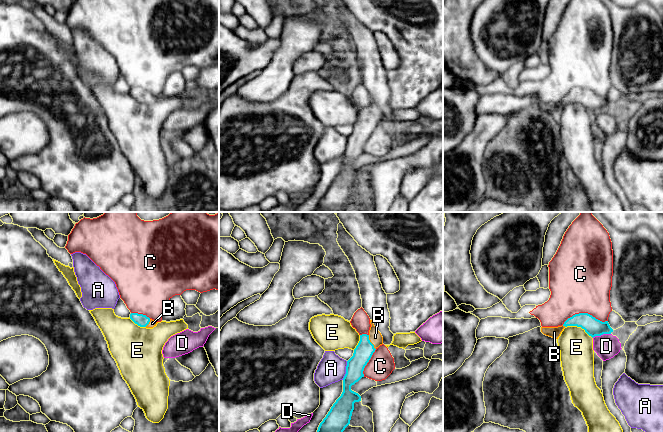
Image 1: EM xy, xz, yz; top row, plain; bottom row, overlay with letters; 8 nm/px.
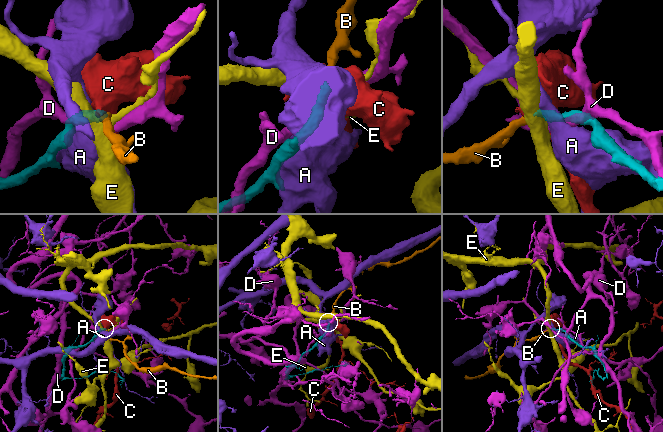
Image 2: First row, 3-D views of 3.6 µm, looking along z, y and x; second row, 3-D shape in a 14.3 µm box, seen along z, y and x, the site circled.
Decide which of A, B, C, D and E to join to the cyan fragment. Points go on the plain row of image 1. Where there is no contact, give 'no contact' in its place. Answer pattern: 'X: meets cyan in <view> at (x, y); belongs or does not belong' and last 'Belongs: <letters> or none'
A: meets cyan in xz at (346, 146); does not belong
B: meets cyan in xz at (370, 118); belongs
C: meets cyan in yz at (584, 89); does not belong
D: meets cyan in yz at (601, 110); does not belong
E: meets cyan in yz at (579, 102); does not belong
Belongs: B

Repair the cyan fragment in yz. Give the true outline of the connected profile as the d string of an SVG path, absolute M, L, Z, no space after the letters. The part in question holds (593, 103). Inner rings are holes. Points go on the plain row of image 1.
M588 89L575 90L568 94L562 102L541 103L541 108L546 112L558 115L563 105L567 102L581 103L592 114L613 108L608 97L602 98Z

